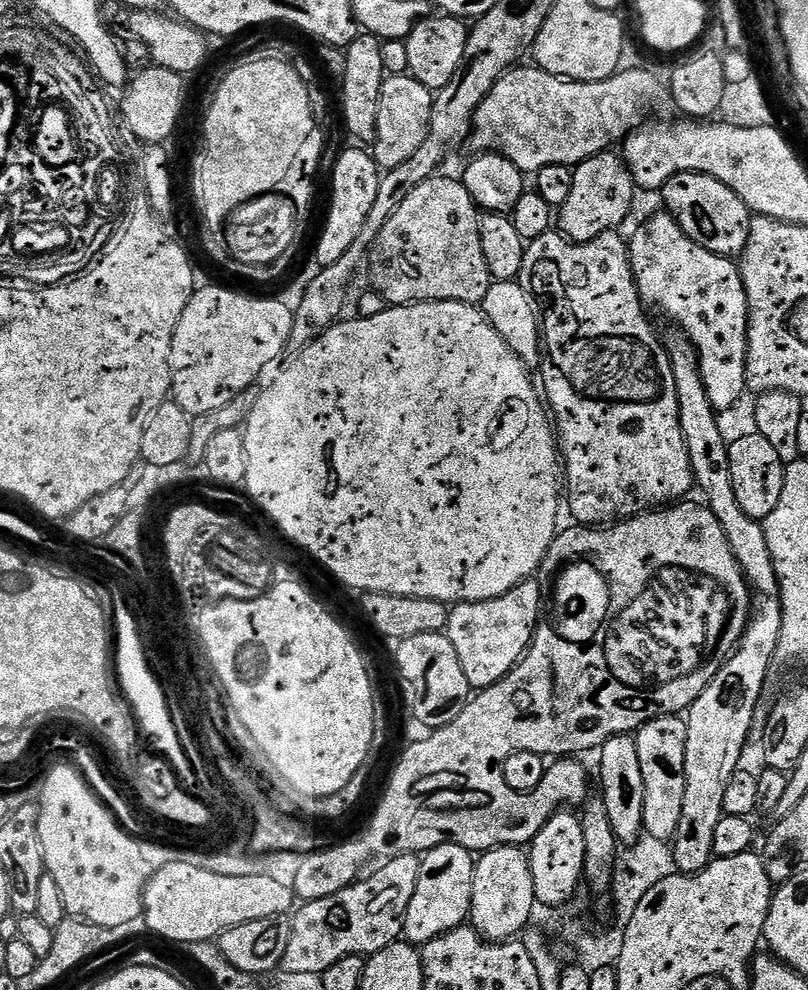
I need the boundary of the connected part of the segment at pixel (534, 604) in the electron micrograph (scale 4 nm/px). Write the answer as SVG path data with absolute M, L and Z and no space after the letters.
M536 578L523 580L518 586L514 586L514 590L506 590L506 594L498 598L490 598L486 602L458 604L449 611L446 635L458 654L458 662L462 662L462 674L466 674L466 682L470 682L472 689L489 688L512 673L516 663L531 646L532 635L536 633L541 615L542 584Z

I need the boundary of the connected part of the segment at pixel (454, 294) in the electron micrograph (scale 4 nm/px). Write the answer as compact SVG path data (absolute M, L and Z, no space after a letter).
M444 175L432 176L406 194L406 202L390 214L390 222L382 226L382 234L378 234L368 254L366 272L368 268L371 291L377 292L390 306L422 302L462 302L480 306L494 283L490 266L486 266L486 254L482 254L481 209L476 207L463 182Z

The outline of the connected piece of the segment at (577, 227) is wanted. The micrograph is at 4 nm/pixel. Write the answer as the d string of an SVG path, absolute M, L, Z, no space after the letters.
M612 150L599 152L571 169L572 185L568 188L564 205L558 208L558 228L576 244L590 242L598 238L598 234L617 231L621 227L619 224L632 212L638 189L623 155L616 153L615 156L614 153Z

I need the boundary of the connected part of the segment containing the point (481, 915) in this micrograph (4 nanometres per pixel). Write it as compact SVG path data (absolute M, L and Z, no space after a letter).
M523 847L492 848L475 861L472 883L471 927L485 940L507 942L529 927L532 908L537 907L528 853Z

